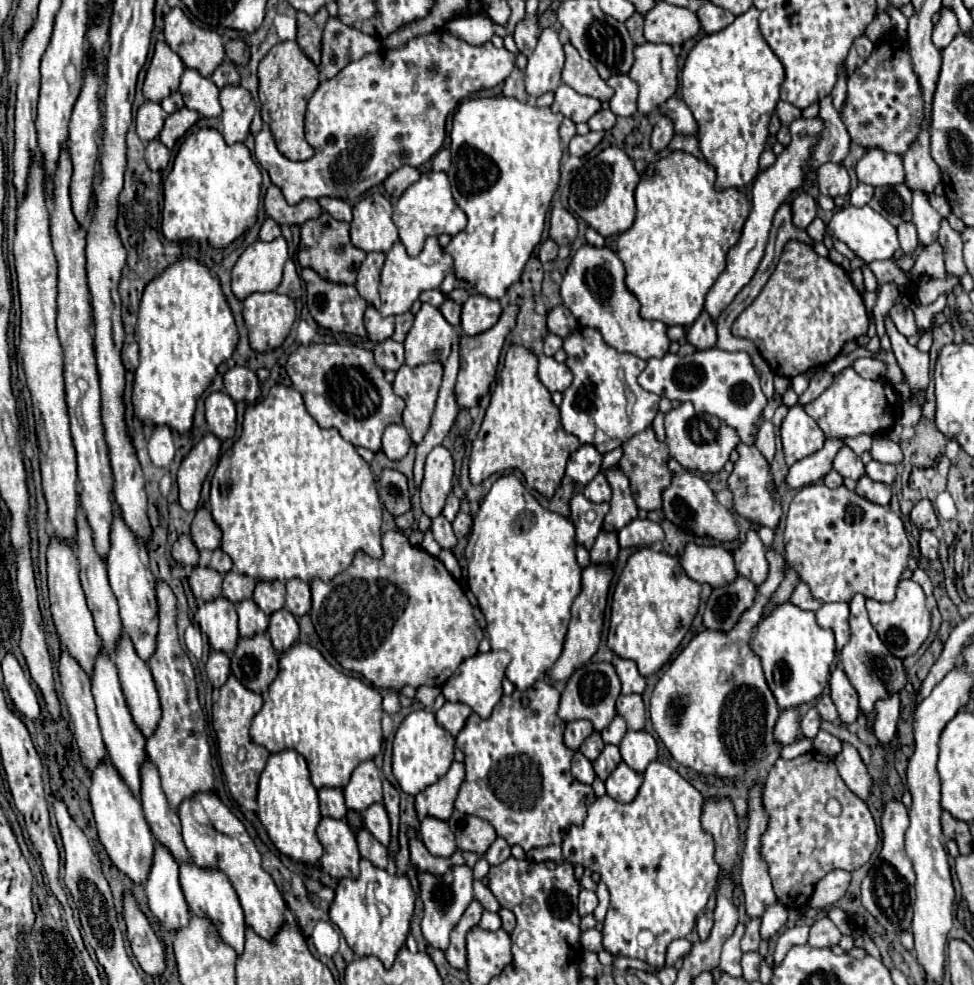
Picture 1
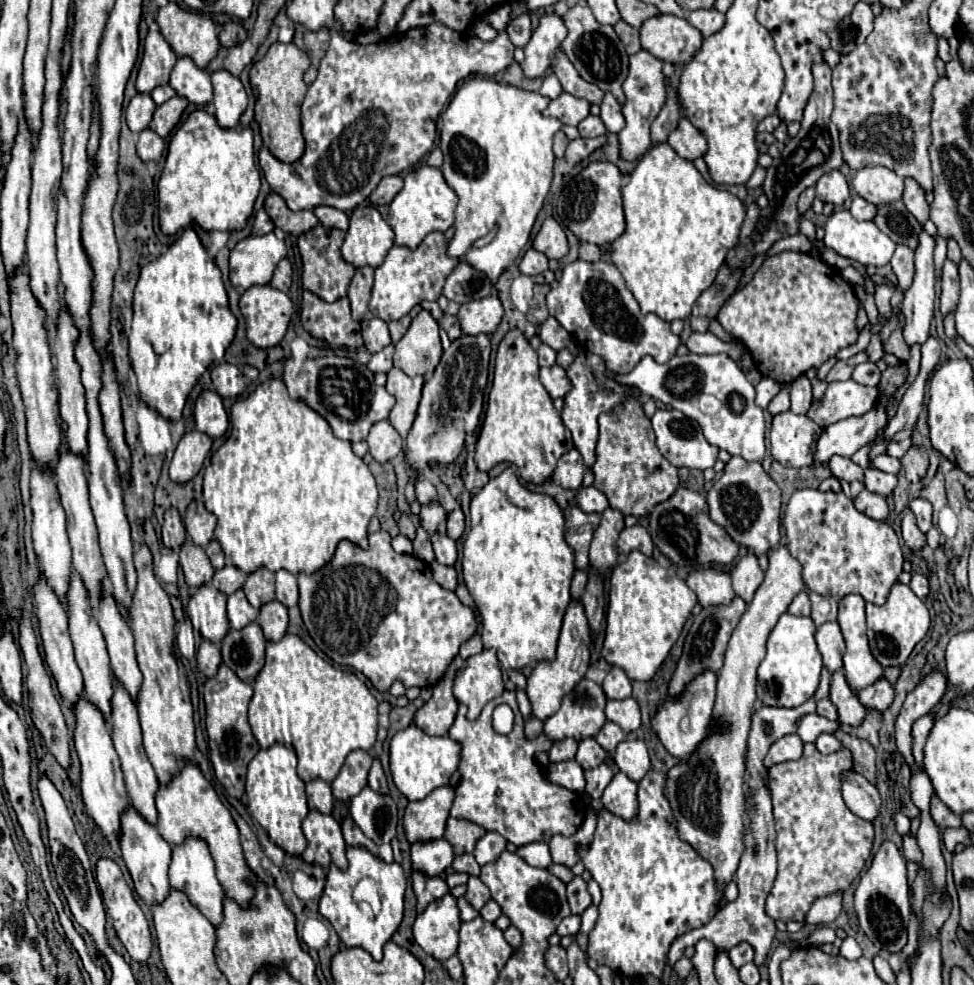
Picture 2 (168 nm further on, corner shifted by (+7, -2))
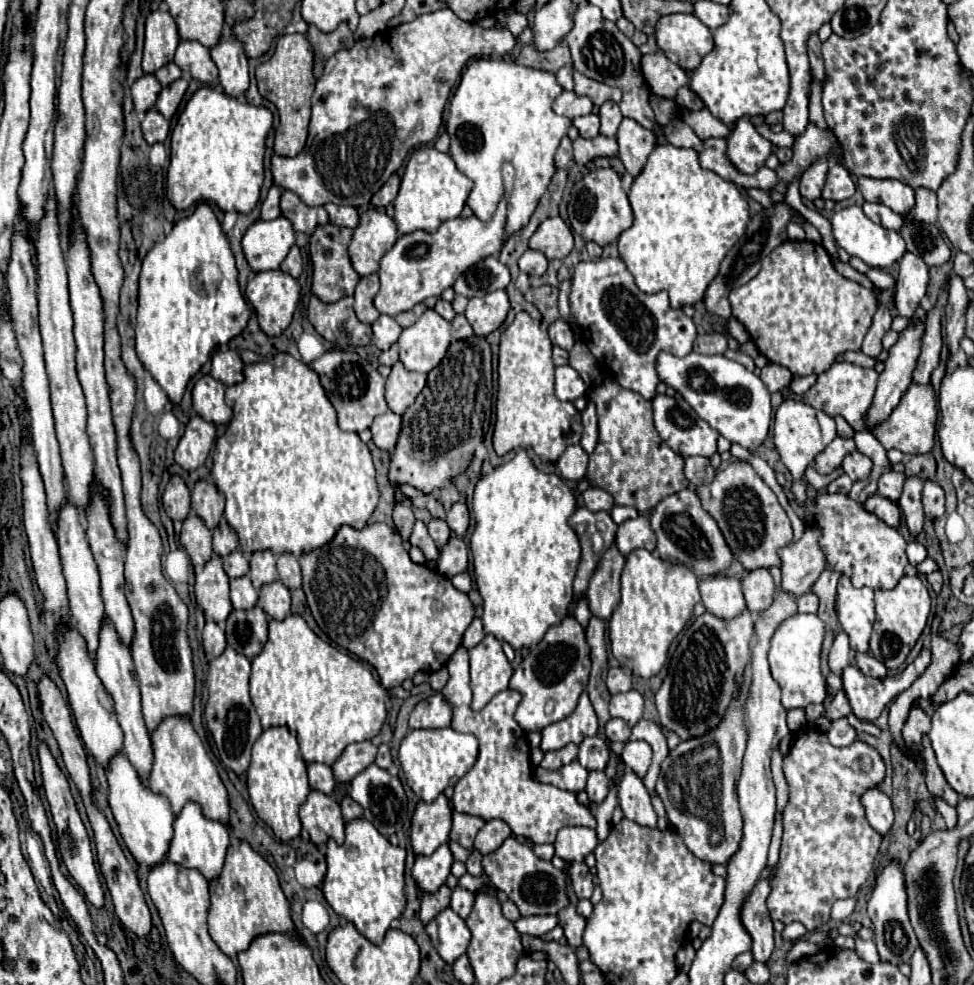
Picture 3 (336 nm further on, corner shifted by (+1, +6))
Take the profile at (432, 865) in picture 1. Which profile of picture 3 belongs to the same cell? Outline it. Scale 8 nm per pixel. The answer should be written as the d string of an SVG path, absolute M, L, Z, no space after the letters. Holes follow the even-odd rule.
M445 885L437 893L425 893L421 899L421 921L427 925L431 917L449 907L449 899L451 899L451 889Z

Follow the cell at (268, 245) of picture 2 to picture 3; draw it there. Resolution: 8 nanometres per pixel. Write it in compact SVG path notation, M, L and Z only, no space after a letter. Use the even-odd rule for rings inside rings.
M287 217L255 221L243 235L243 253L253 271L279 269L295 243L295 231Z

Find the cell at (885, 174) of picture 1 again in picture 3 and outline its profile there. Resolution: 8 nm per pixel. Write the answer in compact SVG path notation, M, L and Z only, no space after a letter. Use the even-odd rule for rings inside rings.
M859 177L857 187L863 193L865 201L879 201L887 205L893 213L905 215L915 207L915 191L901 181Z

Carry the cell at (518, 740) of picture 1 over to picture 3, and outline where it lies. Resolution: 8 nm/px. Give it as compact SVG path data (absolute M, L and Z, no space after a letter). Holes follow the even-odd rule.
M459 647L449 663L449 681L441 689L443 699L453 709L451 727L455 731L469 731L479 739L479 757L473 769L455 785L455 811L477 815L485 821L501 819L505 821L513 835L523 835L533 843L555 843L555 835L559 829L569 825L581 827L597 827L597 821L589 807L577 803L575 793L557 789L553 785L541 785L533 781L531 761L529 761L529 743L523 737L523 729L513 719L513 713L521 701L521 695L513 689L505 689L497 693L481 711L473 711L469 707L469 655L465 647Z

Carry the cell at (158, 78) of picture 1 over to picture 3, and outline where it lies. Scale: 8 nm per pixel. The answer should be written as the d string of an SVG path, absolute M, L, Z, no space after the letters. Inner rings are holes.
M151 11L145 21L145 49L143 49L143 71L155 73L159 67L173 61L179 45L177 23L169 11Z

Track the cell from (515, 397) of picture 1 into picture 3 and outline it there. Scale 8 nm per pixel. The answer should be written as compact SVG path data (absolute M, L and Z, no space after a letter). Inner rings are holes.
M521 311L515 321L501 333L499 347L499 393L497 393L497 421L493 433L493 447L497 455L511 449L533 449L543 461L557 461L565 447L581 439L581 415L573 403L563 403L555 397L555 377L551 359L551 341L547 331L535 323L529 313Z

